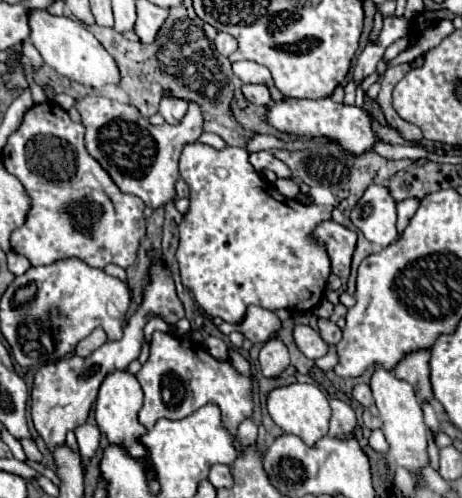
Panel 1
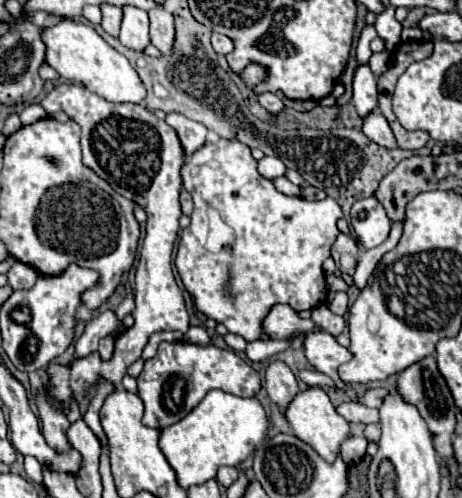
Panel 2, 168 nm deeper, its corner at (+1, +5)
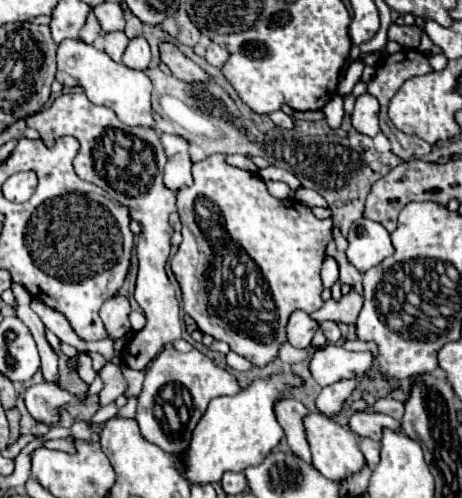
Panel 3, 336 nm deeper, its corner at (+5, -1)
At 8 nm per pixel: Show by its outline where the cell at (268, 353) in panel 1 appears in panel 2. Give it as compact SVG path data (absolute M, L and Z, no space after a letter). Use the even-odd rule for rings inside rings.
M276 359L266 367L266 391L268 391L270 401L274 401L280 407L280 411L284 413L286 405L300 391L296 377L286 363Z

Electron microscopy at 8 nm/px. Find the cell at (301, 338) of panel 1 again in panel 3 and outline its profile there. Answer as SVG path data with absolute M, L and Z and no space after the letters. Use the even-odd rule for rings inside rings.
M340 345L316 349L310 361L312 377L320 387L328 387L342 379L362 379L374 363L370 351L346 351Z

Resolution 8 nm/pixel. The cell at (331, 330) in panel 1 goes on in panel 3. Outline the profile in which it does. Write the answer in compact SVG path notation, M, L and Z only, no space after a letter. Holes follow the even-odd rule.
M324 321L324 323L320 323L320 327L322 327L322 331L324 331L324 335L326 335L326 339L328 339L330 343L338 343L338 341L340 341L340 329L338 329L336 323Z

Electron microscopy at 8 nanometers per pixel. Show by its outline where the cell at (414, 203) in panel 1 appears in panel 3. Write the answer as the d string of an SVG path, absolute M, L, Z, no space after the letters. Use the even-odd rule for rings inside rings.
M350 291L348 295L340 297L338 301L328 299L324 303L322 309L314 311L310 317L314 317L316 321L334 321L334 323L346 323L346 325L356 325L358 313L362 309L362 295L358 295L356 291Z

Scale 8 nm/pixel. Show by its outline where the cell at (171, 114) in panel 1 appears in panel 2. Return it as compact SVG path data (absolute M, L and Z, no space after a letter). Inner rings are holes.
M168 113L166 115L166 123L176 129L178 137L182 141L182 147L186 149L186 155L192 155L198 147L202 147L206 143L208 129L202 123L190 121L182 113Z

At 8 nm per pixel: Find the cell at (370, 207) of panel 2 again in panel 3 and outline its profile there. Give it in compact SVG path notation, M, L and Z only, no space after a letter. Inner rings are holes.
M366 217L352 223L348 241L350 245L346 257L360 273L366 273L394 253L390 233L380 223L374 223Z

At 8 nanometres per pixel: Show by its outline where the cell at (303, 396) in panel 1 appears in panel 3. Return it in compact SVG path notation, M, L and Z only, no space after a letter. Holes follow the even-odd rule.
M308 413L306 415L306 437L312 449L312 463L314 467L330 481L344 481L346 477L360 473L366 465L362 451L358 449L356 435L350 429L340 427L336 421L324 417L322 413Z

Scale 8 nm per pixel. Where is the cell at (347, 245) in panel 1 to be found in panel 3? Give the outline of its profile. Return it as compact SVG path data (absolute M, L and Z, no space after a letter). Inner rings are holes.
M342 255L336 259L338 265L340 265L340 283L346 283L350 285L352 289L356 289L358 293L362 293L362 273L354 267L350 267L348 259Z

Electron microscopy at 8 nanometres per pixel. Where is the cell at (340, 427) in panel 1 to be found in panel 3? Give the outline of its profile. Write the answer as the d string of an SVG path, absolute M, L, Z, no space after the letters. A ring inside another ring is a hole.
M362 411L362 413L354 413L350 419L350 429L360 435L360 437L370 437L374 441L382 439L382 431L384 429L392 429L396 433L402 431L400 421L382 415L382 413L372 413L372 411Z

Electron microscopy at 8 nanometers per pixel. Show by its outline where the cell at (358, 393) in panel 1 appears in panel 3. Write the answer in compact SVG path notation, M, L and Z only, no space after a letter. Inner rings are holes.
M378 399L376 405L374 405L374 411L390 415L394 419L402 419L402 415L404 415L404 403L400 403L396 399Z

